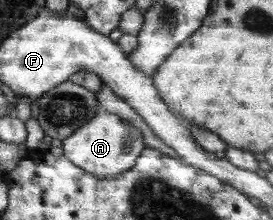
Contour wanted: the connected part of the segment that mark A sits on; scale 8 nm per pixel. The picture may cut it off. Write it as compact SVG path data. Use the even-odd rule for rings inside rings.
M100 108L94 120L63 141L62 148L64 155L86 172L101 178L114 178L136 166L146 144L142 132L136 126L120 119L116 114L106 112L105 108Z

